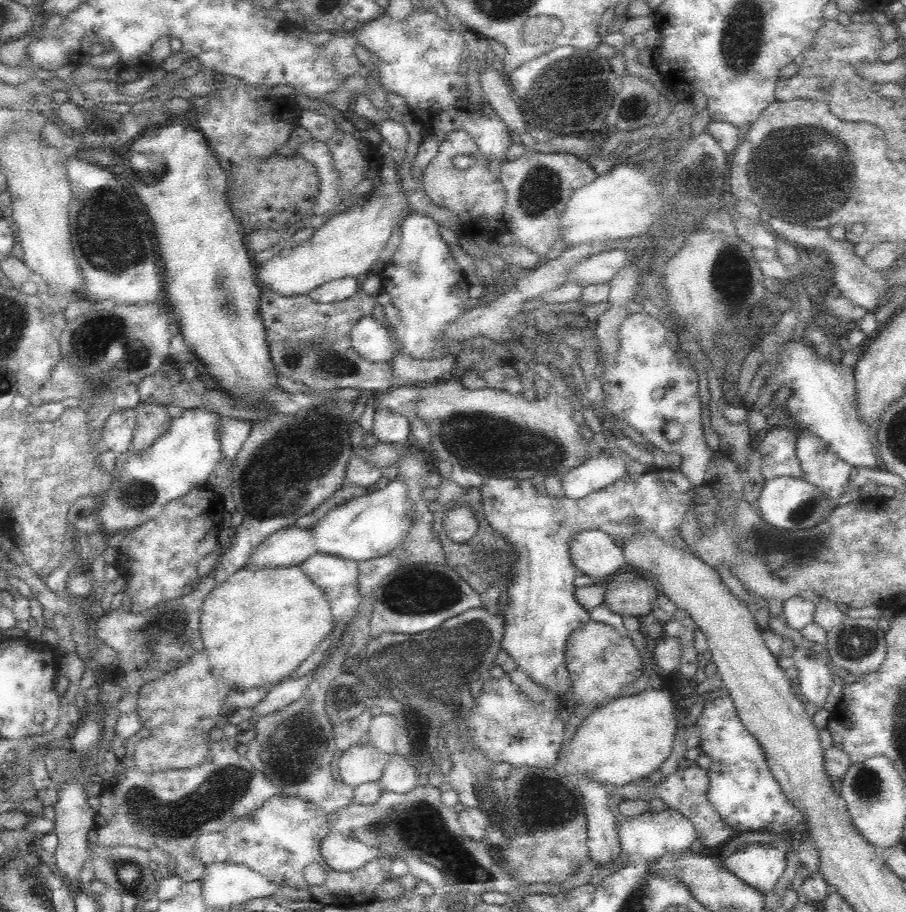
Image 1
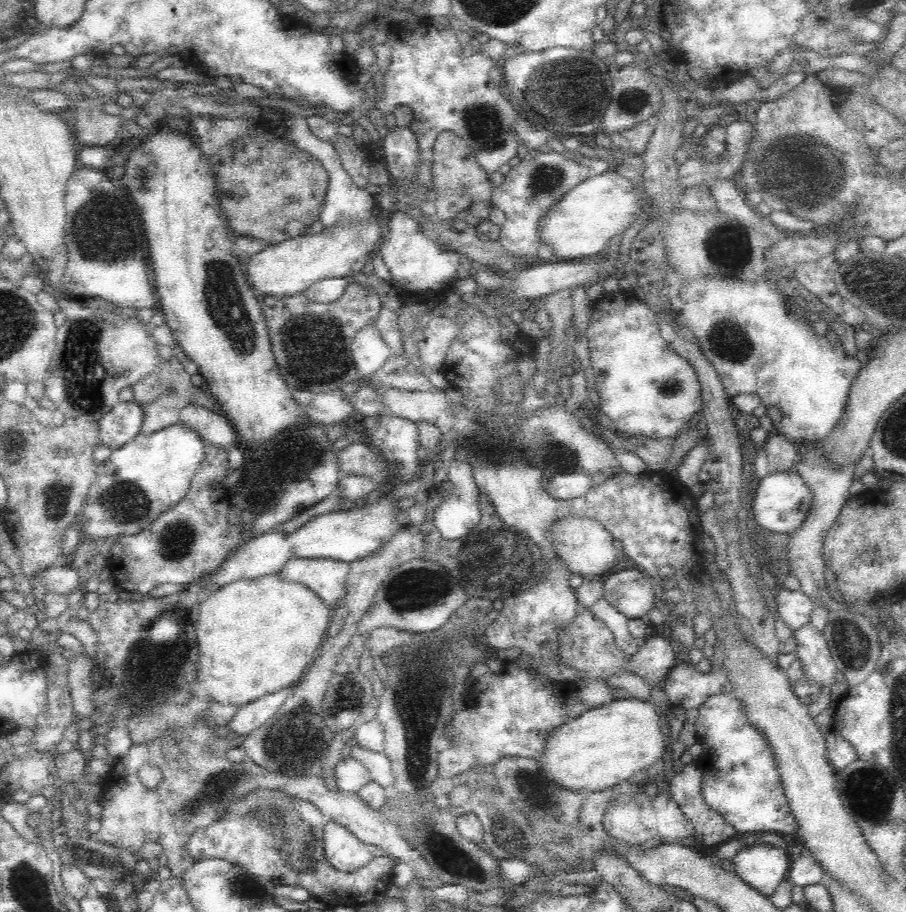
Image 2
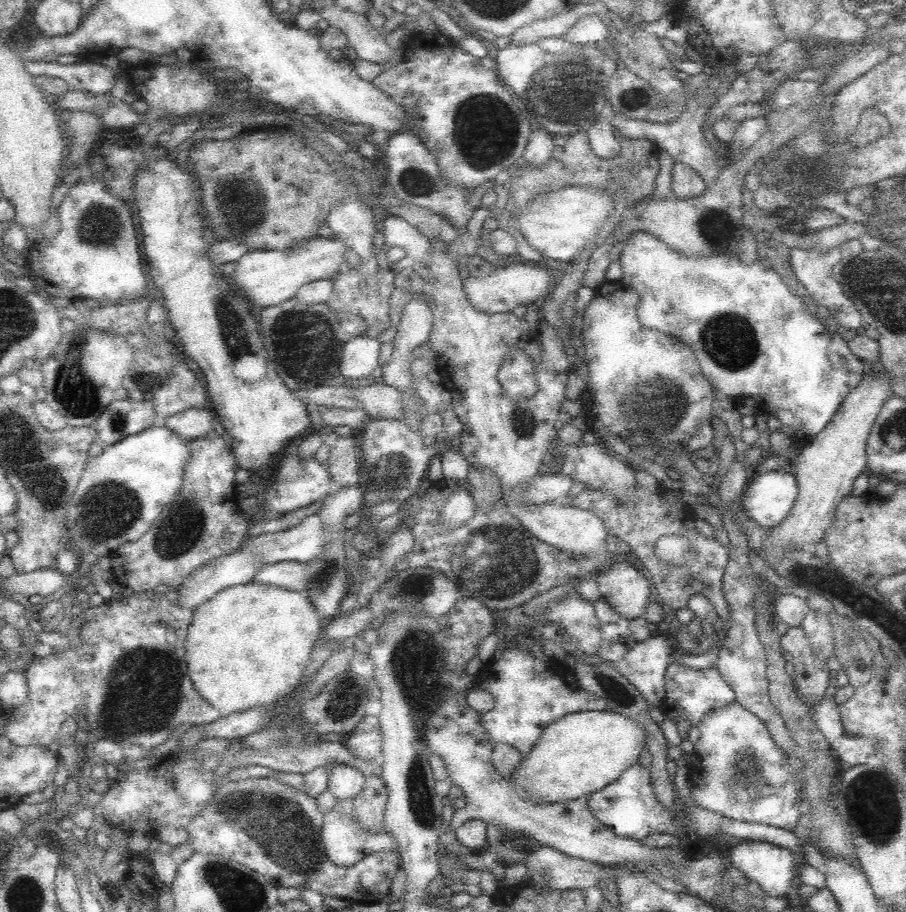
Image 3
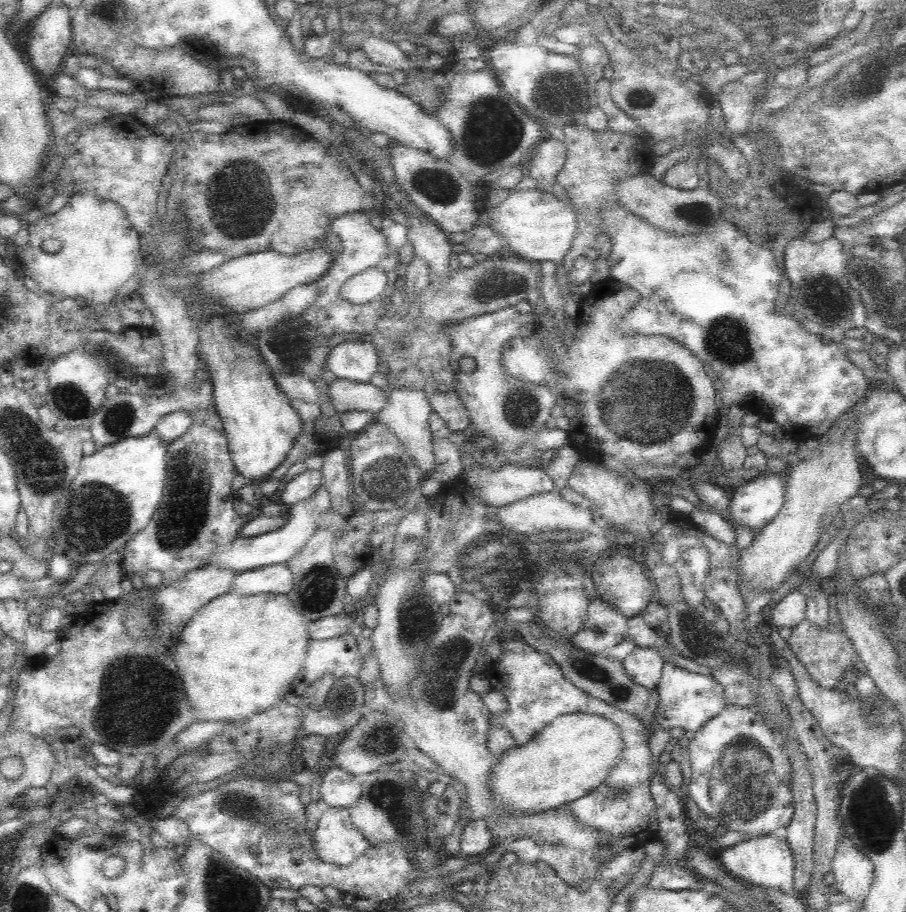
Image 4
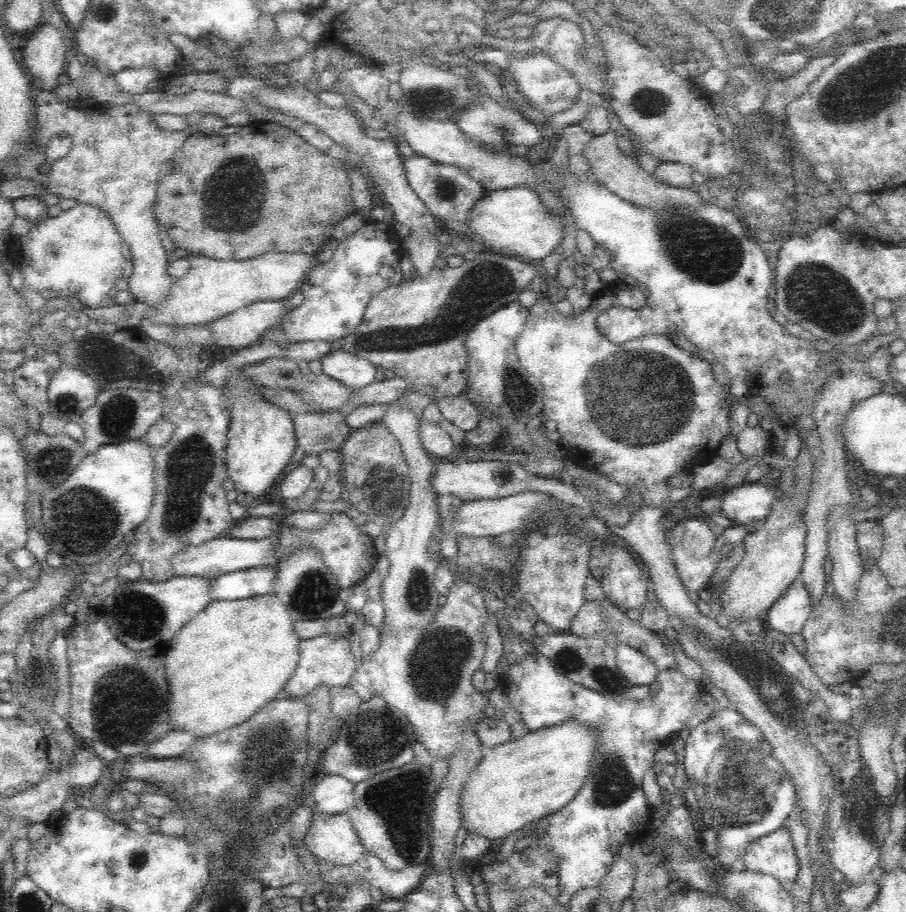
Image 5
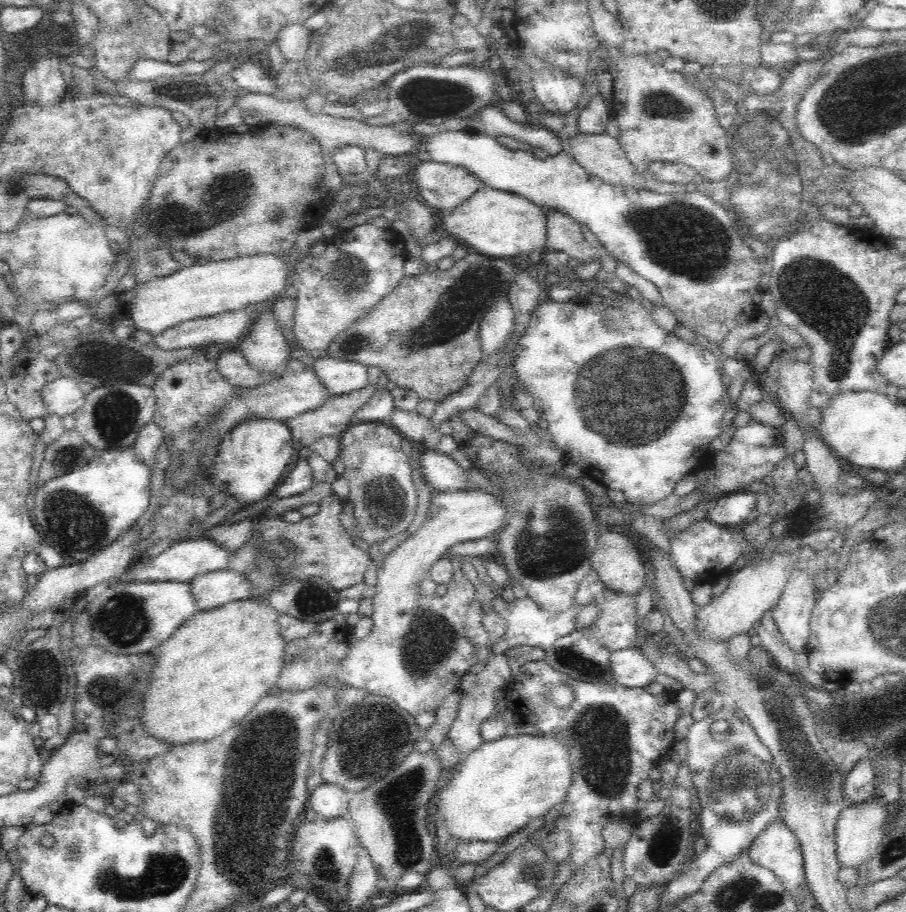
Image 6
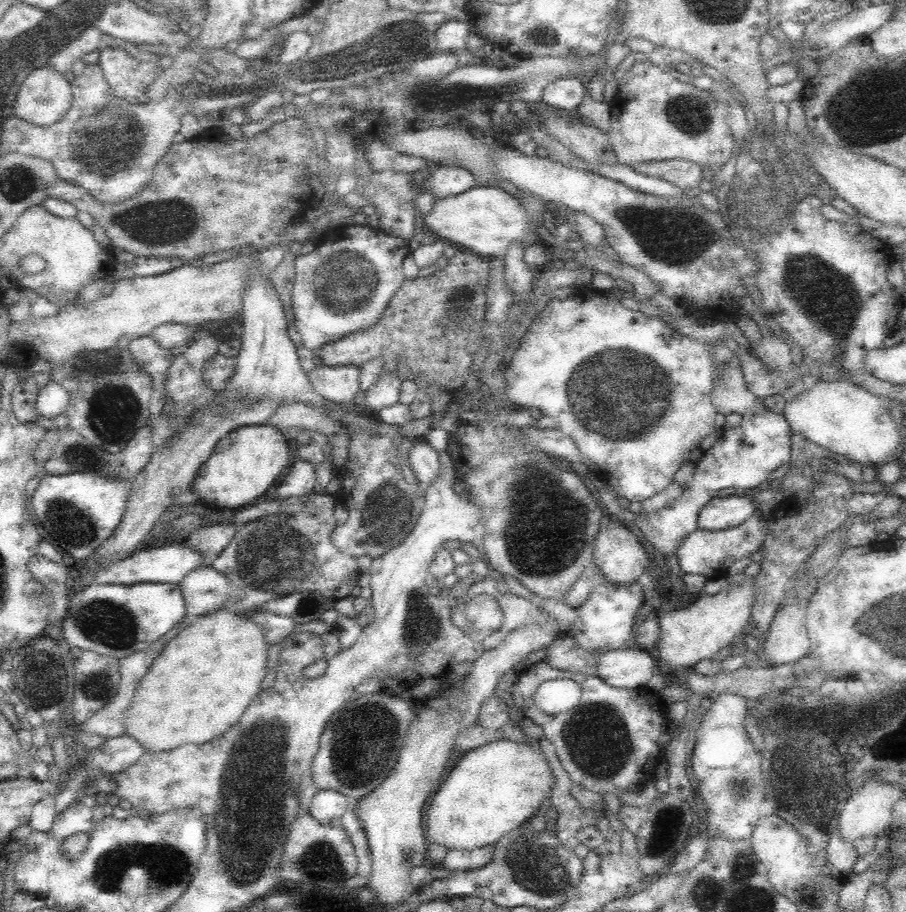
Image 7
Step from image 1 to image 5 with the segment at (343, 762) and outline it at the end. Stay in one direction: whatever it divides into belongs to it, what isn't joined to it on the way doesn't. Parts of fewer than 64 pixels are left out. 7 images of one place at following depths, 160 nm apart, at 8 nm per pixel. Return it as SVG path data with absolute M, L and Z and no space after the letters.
M338 774L334 776L319 775L311 796L319 809L324 814L344 814L354 807L355 784L350 779Z

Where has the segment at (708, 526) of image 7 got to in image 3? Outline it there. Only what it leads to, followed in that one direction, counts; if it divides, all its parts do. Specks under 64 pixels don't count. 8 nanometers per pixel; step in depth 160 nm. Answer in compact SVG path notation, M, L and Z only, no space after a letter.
M770 471L751 479L740 501L745 513L758 526L770 529L790 514L796 494L794 474Z

